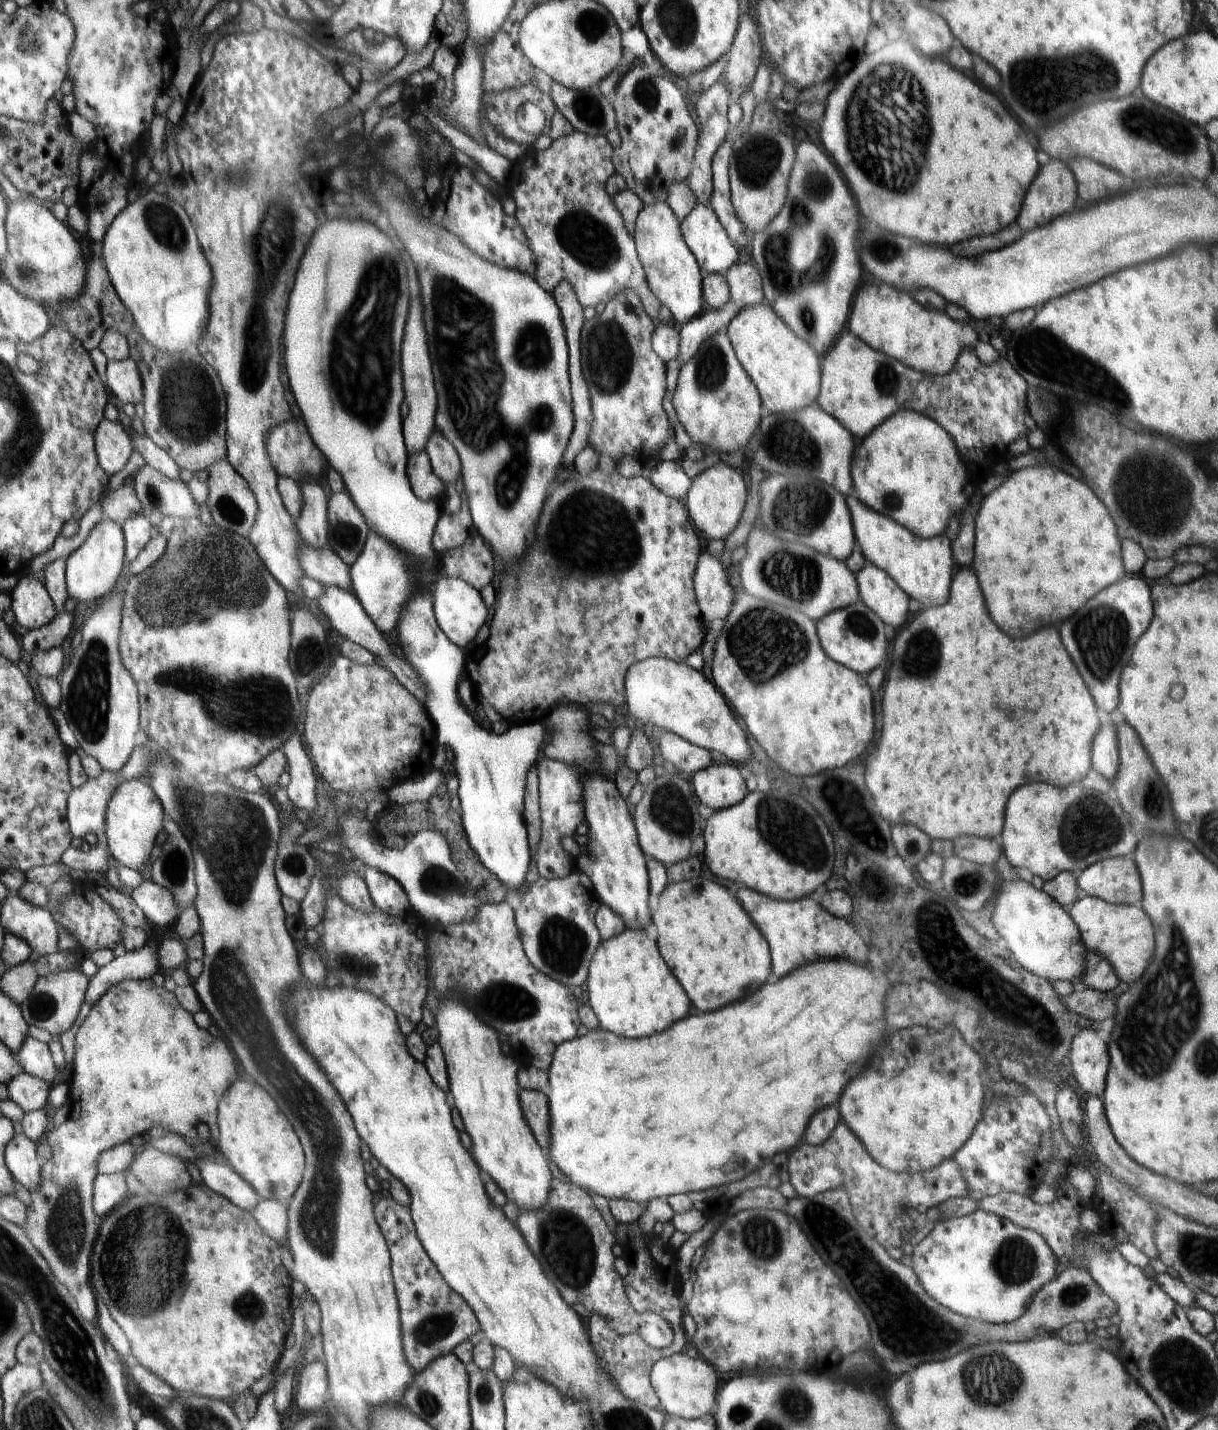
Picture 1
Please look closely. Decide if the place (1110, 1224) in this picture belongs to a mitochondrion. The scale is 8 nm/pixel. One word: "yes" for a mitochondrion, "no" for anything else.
no

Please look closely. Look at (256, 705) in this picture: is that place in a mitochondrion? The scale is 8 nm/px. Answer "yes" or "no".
yes

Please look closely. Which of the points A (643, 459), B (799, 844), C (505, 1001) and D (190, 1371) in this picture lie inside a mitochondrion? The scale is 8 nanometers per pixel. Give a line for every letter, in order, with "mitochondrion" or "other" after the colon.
A: other
B: mitochondrion
C: mitochondrion
D: other

